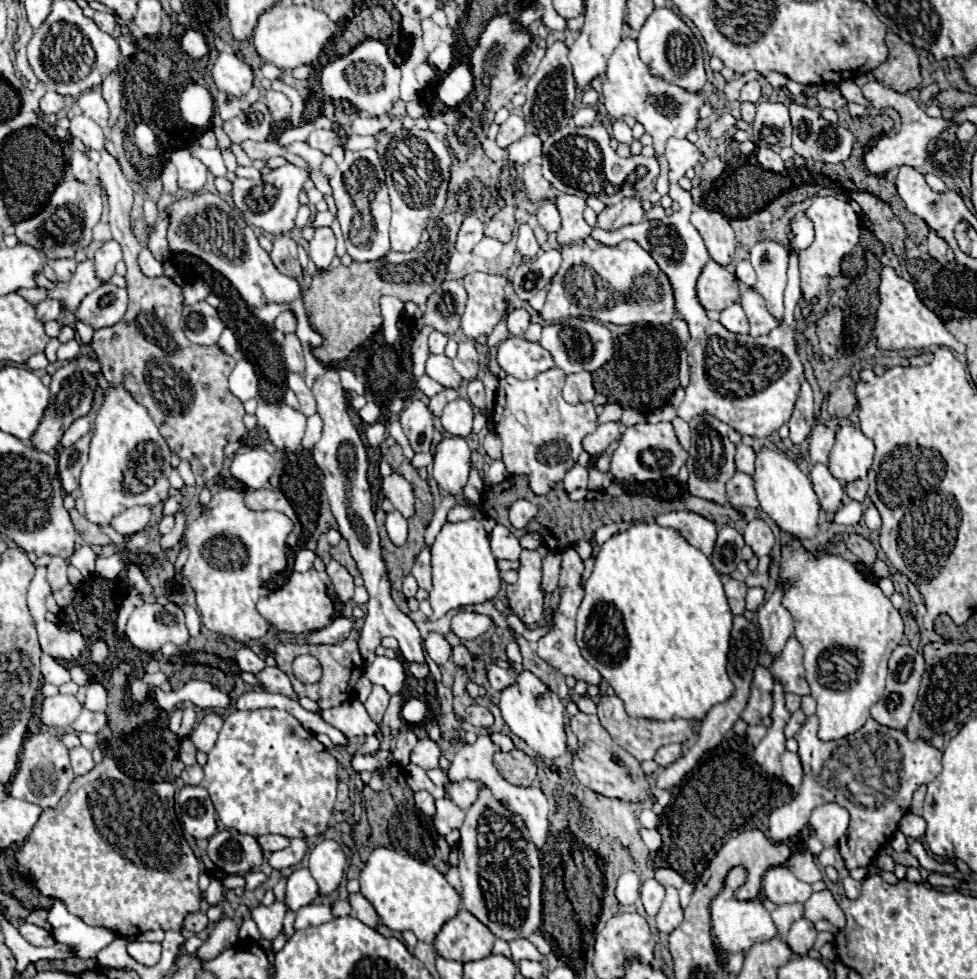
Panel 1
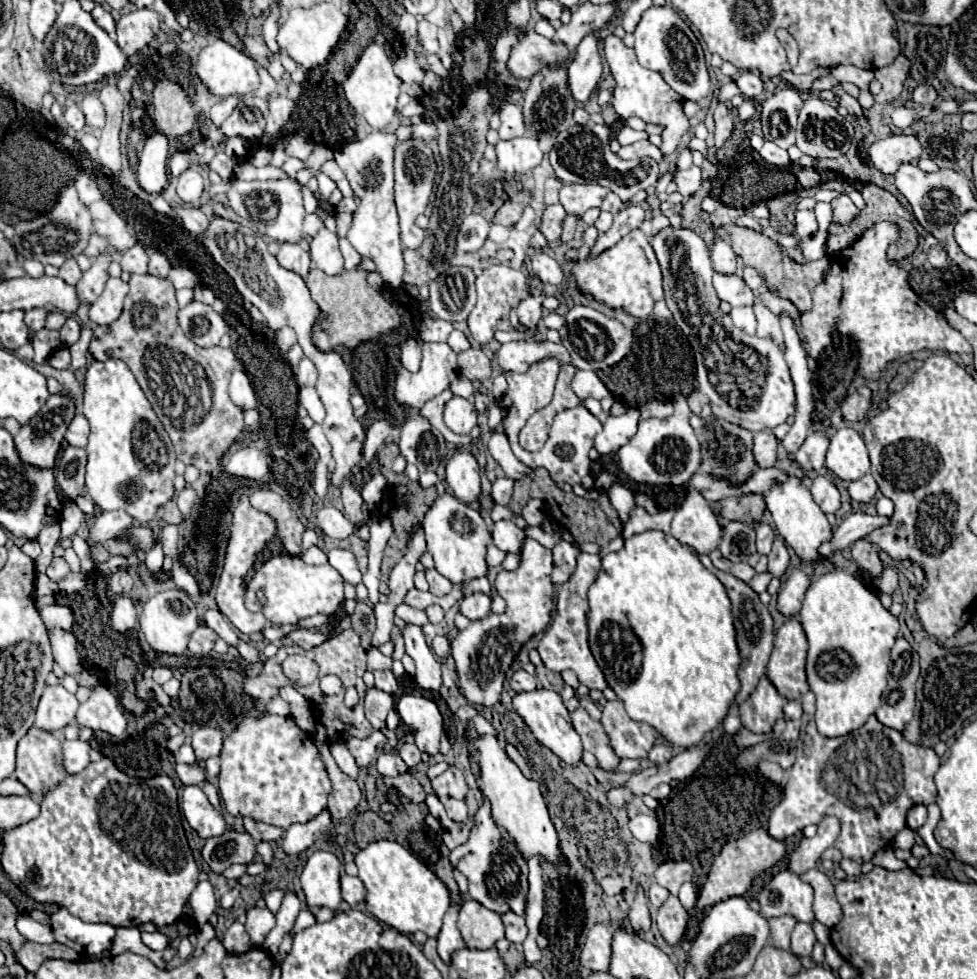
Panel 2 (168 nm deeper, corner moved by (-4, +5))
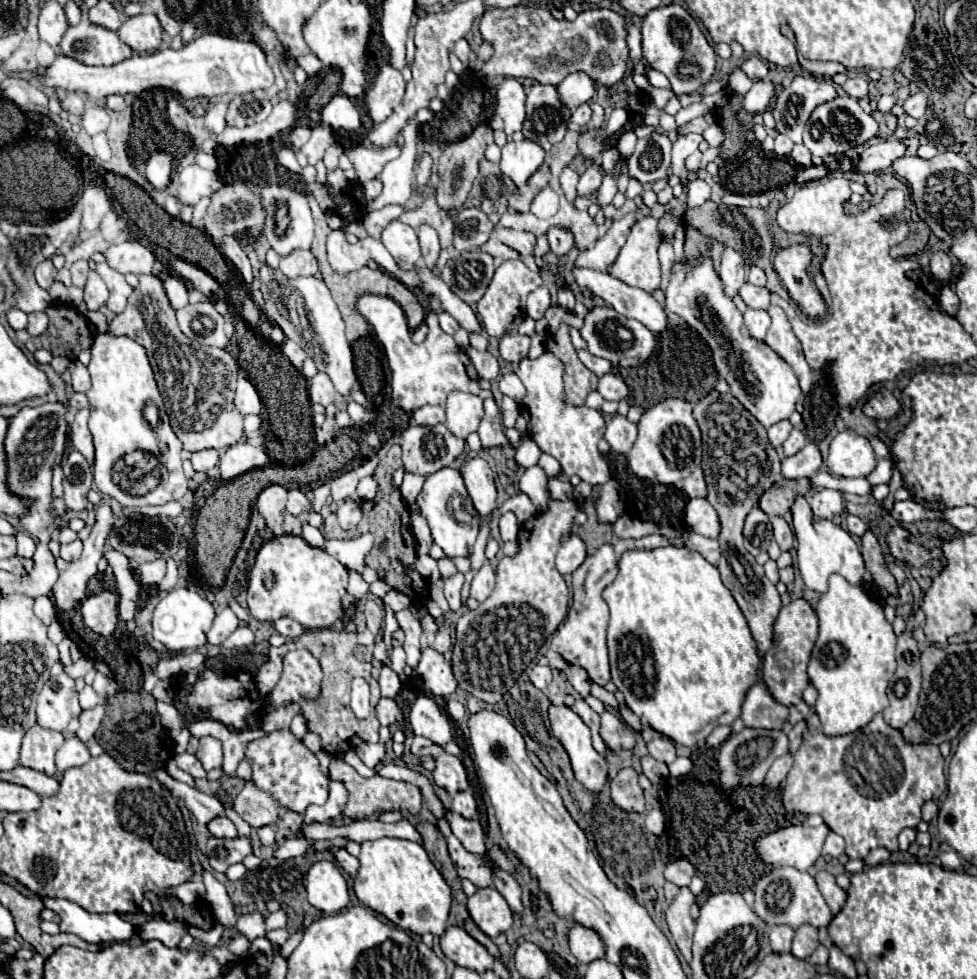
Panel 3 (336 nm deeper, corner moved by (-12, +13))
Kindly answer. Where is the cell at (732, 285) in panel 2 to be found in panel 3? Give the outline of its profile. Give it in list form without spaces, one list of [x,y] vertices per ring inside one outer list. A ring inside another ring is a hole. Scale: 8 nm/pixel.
[[[745,283],[739,291],[739,295],[743,297],[743,301],[751,307],[751,309],[769,309],[771,303],[771,293],[765,287],[757,287],[751,283]]]

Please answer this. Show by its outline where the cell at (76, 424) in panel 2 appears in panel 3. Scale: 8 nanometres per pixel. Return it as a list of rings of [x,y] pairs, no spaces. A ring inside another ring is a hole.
[[[81,409],[75,419],[71,421],[71,443],[73,447],[93,465],[93,457],[95,457],[95,447],[91,441],[91,433],[87,429],[87,419],[89,419],[89,409]]]

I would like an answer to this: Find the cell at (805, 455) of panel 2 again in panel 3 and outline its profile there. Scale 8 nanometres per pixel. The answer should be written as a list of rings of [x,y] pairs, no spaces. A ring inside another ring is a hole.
[[[807,443],[797,455],[787,457],[781,465],[781,475],[785,479],[801,479],[801,477],[811,477],[819,471],[823,459],[819,453],[817,443]]]

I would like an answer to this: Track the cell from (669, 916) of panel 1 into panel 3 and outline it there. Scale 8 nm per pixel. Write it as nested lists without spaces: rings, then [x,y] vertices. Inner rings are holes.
[[[681,887],[679,895],[673,899],[673,903],[667,909],[667,925],[669,931],[675,939],[675,945],[679,947],[683,959],[689,963],[691,961],[691,939],[695,931],[695,921],[691,919],[691,905],[695,901],[695,895],[687,889]]]

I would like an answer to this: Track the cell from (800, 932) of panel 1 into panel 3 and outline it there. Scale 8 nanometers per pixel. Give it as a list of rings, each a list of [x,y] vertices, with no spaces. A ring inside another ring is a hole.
[[[803,925],[795,931],[795,939],[793,939],[793,947],[791,947],[793,957],[807,959],[817,947],[819,947],[819,941],[817,941],[817,929],[815,927]]]

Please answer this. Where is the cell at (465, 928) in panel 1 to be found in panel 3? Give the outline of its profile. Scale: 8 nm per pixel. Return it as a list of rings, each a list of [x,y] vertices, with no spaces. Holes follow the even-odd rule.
[[[493,887],[477,889],[477,893],[467,901],[467,909],[477,927],[491,939],[495,939],[499,933],[505,933],[513,923],[513,913],[507,901]]]

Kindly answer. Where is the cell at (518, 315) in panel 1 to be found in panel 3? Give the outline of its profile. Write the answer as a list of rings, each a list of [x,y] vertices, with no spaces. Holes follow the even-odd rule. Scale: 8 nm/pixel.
[[[537,287],[527,297],[527,315],[537,321],[545,315],[547,309],[549,309],[549,291],[547,291],[547,287]]]

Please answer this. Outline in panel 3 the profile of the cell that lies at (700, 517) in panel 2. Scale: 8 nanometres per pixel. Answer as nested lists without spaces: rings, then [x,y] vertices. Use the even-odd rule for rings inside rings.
[[[691,499],[685,507],[685,523],[691,531],[705,537],[717,537],[721,523],[717,511],[709,505],[707,499]]]

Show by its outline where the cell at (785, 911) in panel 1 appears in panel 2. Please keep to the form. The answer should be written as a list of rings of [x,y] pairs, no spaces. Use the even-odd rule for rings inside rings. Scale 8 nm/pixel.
[[[783,915],[783,917],[769,919],[771,943],[779,949],[789,949],[789,937],[791,937],[791,931],[793,931],[795,923],[797,923],[797,919],[793,915]]]

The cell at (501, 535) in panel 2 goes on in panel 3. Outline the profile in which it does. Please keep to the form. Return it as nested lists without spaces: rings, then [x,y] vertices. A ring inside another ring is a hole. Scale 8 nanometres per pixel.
[[[507,511],[507,513],[501,515],[501,519],[499,519],[499,531],[501,531],[501,539],[503,541],[517,541],[519,521],[517,521],[515,513]]]

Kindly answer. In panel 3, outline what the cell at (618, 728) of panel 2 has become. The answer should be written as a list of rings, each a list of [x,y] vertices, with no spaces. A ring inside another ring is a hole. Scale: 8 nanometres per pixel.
[[[605,711],[601,715],[599,733],[611,751],[633,749],[635,745],[635,733],[623,723],[623,719],[615,711]]]

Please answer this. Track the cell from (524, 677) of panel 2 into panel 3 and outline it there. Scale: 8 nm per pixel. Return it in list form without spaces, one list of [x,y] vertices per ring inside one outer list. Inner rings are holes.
[[[535,665],[529,673],[529,679],[531,683],[537,687],[537,689],[545,689],[549,683],[551,683],[551,669],[549,667],[541,667],[541,665]]]

